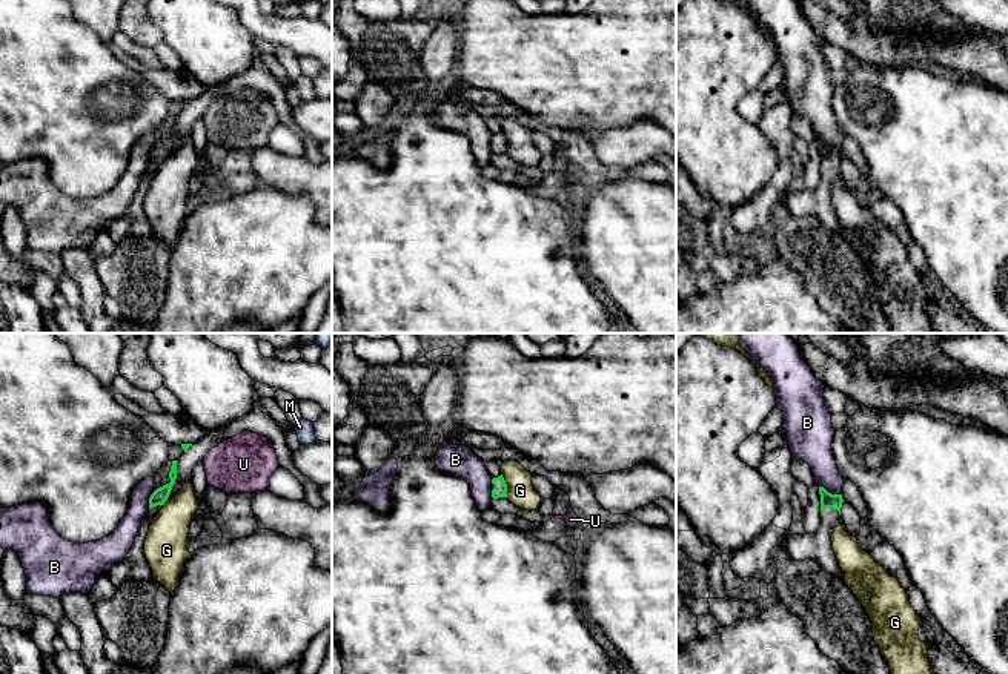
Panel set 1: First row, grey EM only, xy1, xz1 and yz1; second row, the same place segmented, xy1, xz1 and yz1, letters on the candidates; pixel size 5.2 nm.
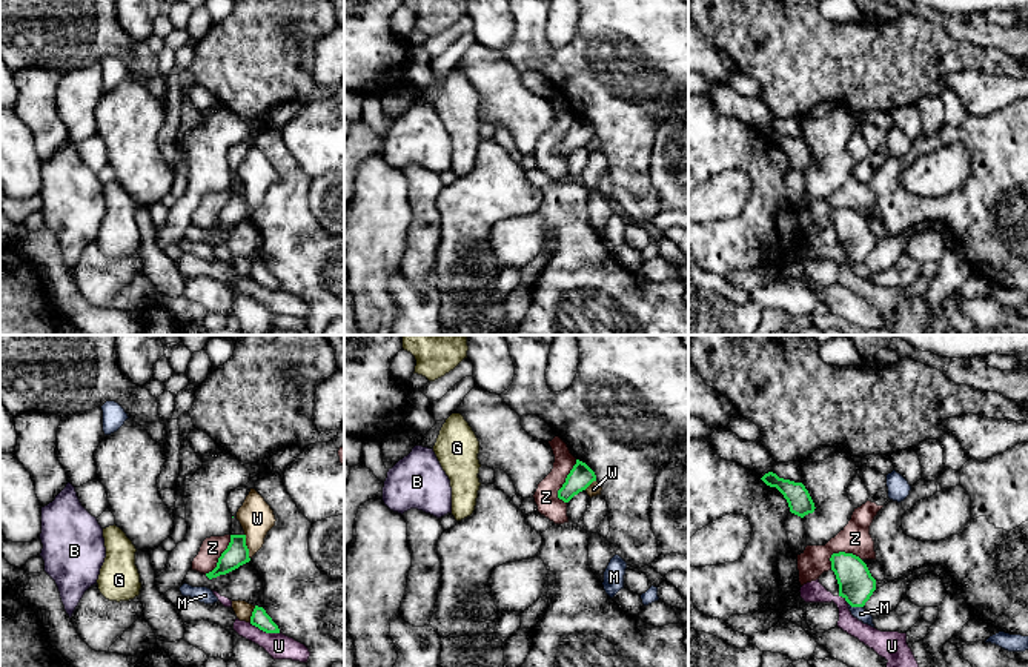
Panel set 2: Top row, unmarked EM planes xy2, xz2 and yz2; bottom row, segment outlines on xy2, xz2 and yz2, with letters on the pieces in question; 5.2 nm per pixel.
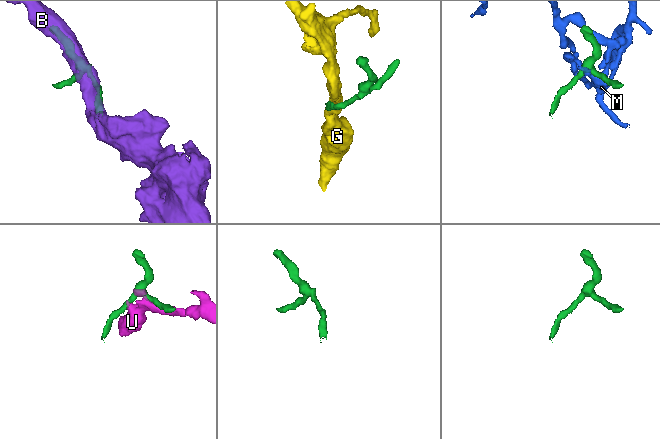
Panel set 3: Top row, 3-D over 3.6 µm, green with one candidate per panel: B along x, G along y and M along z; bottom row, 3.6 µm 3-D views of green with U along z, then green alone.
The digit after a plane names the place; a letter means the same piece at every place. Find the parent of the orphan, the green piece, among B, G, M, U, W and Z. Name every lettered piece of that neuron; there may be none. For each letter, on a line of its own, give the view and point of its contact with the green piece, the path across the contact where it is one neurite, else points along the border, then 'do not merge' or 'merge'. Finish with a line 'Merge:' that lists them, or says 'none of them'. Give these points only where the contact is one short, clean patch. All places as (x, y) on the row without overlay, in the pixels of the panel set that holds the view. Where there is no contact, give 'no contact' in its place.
B: meets green in yz1 at (830, 149); border along yz1 (819, 142), (839, 151); do not merge
G: meets green in xz1 at (506, 142); border along xz1 (501, 129), (507, 152); do not merge
M: meets green in yz2 at (855, 262); border along yz2 (847, 257), (852, 262), (862, 263); do not merge
U: meets green in xy2 at (265, 286); do not merge
W: meets green in xy2 at (246, 202); do not merge
Z: meets green in xz2 at (566, 137); border along xz2 (577, 116), (558, 146), (558, 152), (564, 159); do not merge
Merge: none of them

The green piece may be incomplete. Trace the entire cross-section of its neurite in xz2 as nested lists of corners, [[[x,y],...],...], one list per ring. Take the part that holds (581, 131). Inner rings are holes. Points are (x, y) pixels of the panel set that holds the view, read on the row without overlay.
[[[576,115],[576,120],[565,134],[565,138],[558,146],[558,154],[569,158],[575,151],[585,146],[593,137],[596,137],[595,128],[582,117]]]

